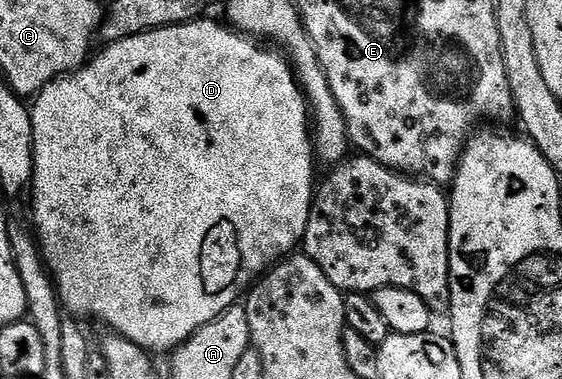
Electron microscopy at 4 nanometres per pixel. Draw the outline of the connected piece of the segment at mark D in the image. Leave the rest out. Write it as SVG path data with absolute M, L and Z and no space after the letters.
M199 17L105 44L98 56L95 54L77 71L47 83L33 100L30 113L34 138L33 230L63 308L71 316L87 315L90 319L107 323L113 332L152 353L173 352L201 327L208 325L208 321L235 306L243 292L263 272L301 244L308 229L310 207L314 204L316 156L312 115L289 58L278 49L265 51L261 42L239 33L225 22L217 23L210 18Z

